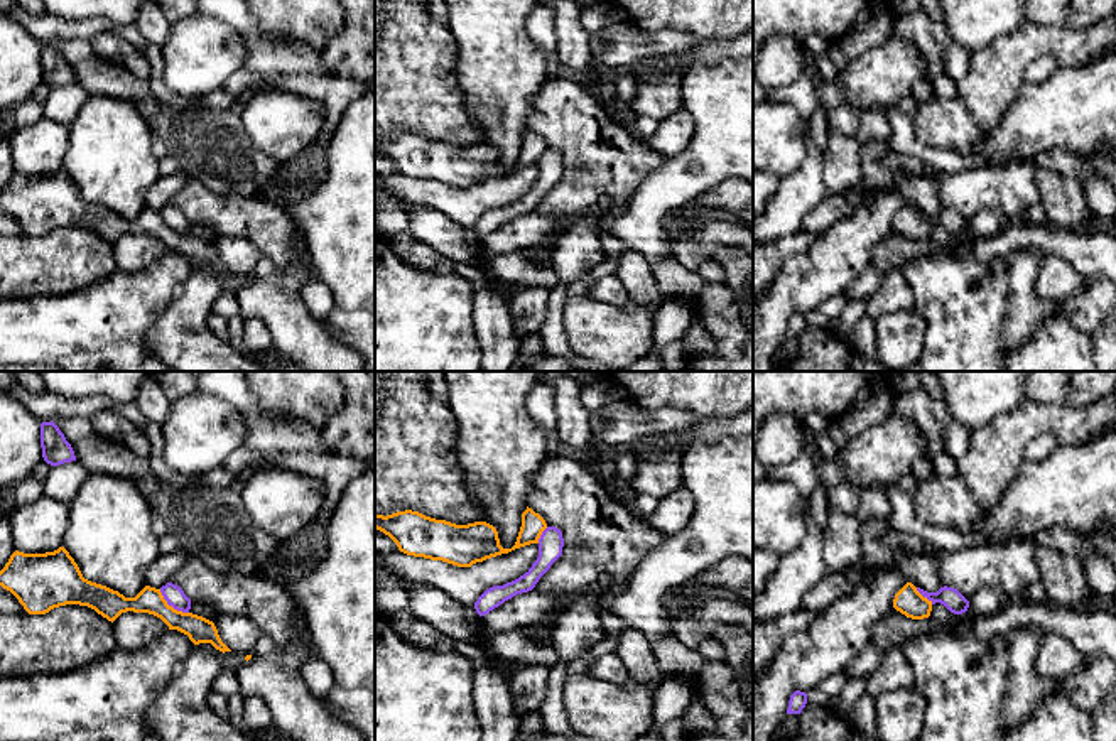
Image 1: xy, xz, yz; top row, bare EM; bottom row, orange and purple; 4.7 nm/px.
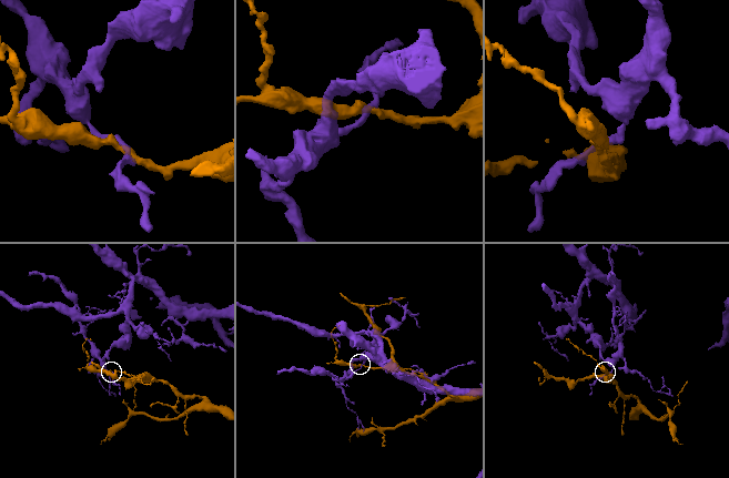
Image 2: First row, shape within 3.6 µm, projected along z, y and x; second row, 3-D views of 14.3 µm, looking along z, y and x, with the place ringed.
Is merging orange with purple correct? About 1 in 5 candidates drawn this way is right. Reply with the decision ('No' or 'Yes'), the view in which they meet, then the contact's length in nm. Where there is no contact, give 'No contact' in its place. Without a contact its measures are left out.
No. Touches orange in xy. Shared border 180 nm

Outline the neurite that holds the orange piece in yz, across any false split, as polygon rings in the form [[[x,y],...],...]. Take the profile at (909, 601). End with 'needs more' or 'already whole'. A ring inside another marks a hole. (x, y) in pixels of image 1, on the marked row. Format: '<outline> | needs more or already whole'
[[[907,582],[893,599],[893,608],[912,619],[930,616],[932,601],[924,598],[912,582]]] | already whole

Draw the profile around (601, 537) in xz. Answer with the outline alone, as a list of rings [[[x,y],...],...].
[[[552,447],[534,474],[534,488],[527,506],[539,513],[547,527],[562,532],[562,555],[539,579],[534,591],[550,596],[554,609],[537,625],[520,631],[537,645],[547,643],[550,619],[577,594],[586,592],[599,576],[613,577],[623,586],[642,560],[665,542],[665,535],[647,520],[631,513],[625,503],[615,501],[603,479],[591,473],[576,456]]]

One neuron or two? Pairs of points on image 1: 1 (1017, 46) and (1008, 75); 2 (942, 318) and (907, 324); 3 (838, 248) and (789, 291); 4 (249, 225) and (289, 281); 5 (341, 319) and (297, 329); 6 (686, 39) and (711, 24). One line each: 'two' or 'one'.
1: one
2: two
3: one
4: two
5: two
6: two

